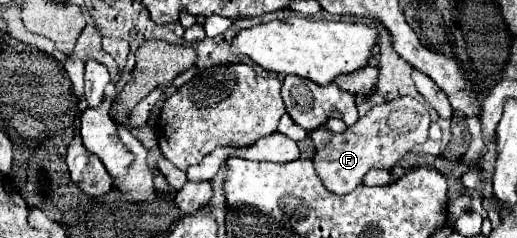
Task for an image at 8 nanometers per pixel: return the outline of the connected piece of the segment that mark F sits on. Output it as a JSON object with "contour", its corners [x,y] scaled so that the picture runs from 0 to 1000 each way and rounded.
{"contour":[[[770,408],[766,424],[723,441],[681,534],[658,567],[646,567],[627,626],[611,634],[611,660],[603,668],[611,735],[634,786],[634,803],[654,819],[677,811],[700,769],[716,710],[758,710],[770,693],[781,643],[797,634],[801,609],[820,601],[828,584],[828,534],[828,458],[797,408]]]}

